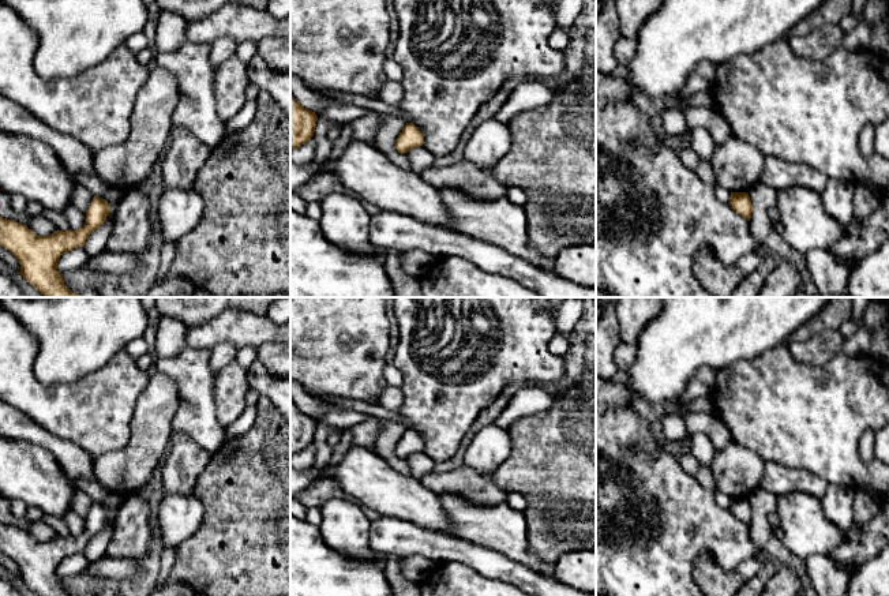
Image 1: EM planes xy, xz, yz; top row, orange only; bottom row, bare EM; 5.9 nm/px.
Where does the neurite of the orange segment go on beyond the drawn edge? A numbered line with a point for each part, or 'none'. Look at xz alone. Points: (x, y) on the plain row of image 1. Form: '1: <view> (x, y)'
none

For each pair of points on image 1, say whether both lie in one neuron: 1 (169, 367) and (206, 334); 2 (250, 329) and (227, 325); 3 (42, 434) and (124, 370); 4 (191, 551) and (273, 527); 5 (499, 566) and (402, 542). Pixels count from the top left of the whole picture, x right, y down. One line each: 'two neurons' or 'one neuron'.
1: two neurons
2: one neuron
3: two neurons
4: one neuron
5: one neuron

